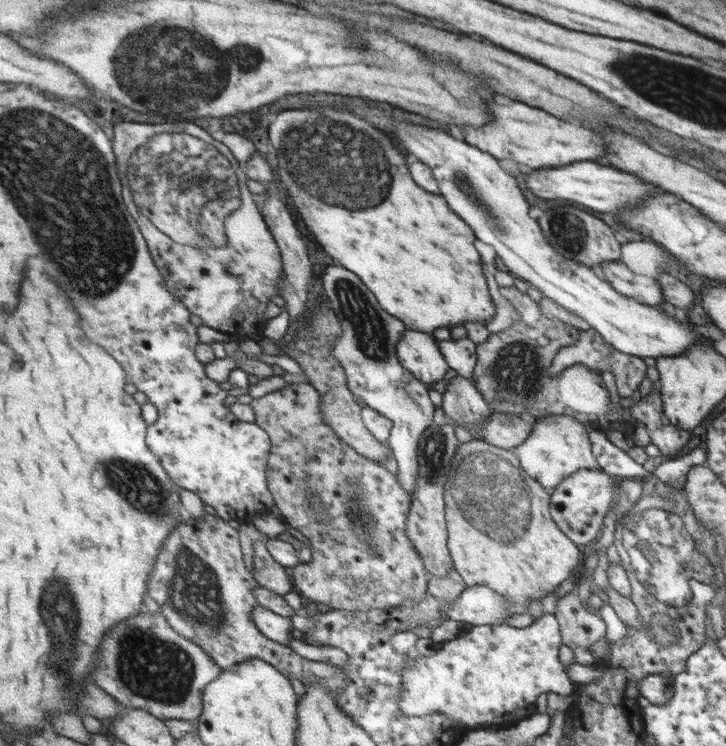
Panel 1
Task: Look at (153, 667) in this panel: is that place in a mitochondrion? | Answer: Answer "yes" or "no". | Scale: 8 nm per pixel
yes

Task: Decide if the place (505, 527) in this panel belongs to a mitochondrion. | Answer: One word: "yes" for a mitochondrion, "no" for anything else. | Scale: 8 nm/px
yes

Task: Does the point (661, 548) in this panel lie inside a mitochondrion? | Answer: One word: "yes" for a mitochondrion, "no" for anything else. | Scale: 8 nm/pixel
yes

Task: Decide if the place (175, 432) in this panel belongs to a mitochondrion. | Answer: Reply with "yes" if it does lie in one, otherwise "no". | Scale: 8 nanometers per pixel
no

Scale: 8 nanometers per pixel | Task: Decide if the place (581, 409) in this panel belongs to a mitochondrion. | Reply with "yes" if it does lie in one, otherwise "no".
no

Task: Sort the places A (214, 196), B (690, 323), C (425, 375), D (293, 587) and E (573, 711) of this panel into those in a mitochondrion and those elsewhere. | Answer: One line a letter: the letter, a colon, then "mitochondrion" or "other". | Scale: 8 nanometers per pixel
A: mitochondrion
B: other
C: other
D: other
E: other

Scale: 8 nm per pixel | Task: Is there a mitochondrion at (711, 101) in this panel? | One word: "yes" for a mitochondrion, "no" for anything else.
yes

